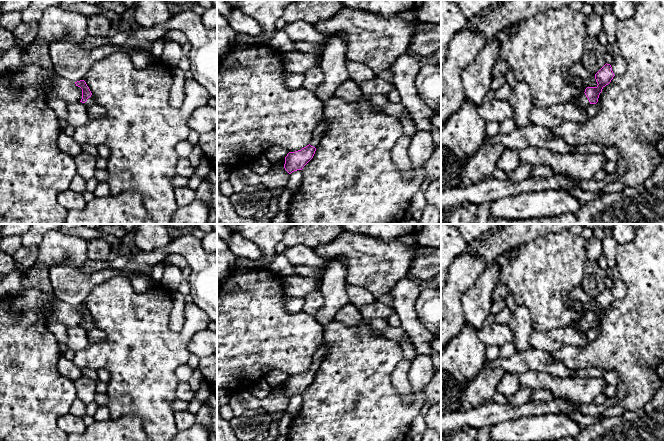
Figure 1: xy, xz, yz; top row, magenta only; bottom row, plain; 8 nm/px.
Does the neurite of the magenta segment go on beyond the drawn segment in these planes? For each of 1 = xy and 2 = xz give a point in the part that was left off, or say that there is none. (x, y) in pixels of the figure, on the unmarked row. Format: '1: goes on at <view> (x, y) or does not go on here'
1: goes on at xy (90, 325)
2: goes on at xz (323, 350)

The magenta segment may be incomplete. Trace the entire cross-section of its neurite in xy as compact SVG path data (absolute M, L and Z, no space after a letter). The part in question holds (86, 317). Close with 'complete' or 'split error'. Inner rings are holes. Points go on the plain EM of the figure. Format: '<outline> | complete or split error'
M80 304L75 306L76 310L80 311L82 313L82 323L80 326L84 327L86 330L92 330L95 329L95 323L92 320L92 317L87 310L86 306L84 304Z | split error

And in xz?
M324 342L313 356L310 368L301 374L289 376L285 381L285 394L291 398L294 395L302 394L303 391L313 382L322 360L328 354L328 347Z | split error

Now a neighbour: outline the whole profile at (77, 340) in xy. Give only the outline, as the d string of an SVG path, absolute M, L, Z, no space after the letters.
M82 326L68 327L66 334L66 345L75 352L85 349L90 344L87 338L87 330Z

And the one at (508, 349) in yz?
M507 342L499 348L499 357L501 358L509 358L516 351L516 347L512 342Z

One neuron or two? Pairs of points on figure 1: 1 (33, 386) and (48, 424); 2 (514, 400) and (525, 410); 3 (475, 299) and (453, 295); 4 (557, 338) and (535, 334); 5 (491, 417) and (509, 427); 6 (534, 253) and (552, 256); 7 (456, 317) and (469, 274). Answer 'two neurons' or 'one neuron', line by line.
1: one neuron
2: two neurons
3: two neurons
4: one neuron
5: two neurons
6: one neuron
7: one neuron

